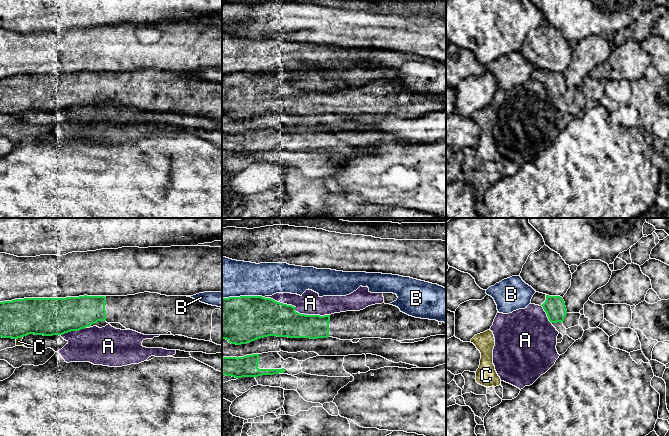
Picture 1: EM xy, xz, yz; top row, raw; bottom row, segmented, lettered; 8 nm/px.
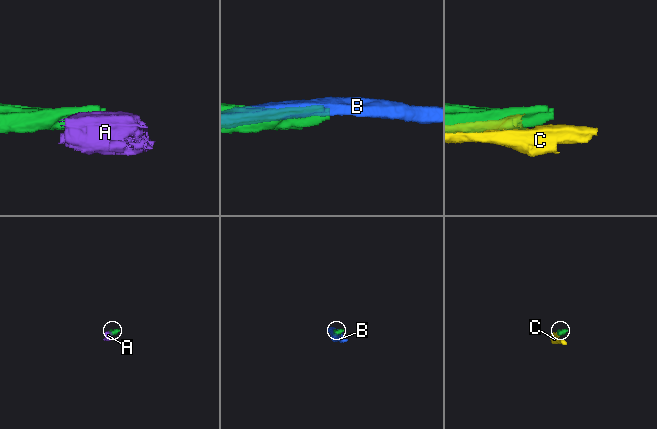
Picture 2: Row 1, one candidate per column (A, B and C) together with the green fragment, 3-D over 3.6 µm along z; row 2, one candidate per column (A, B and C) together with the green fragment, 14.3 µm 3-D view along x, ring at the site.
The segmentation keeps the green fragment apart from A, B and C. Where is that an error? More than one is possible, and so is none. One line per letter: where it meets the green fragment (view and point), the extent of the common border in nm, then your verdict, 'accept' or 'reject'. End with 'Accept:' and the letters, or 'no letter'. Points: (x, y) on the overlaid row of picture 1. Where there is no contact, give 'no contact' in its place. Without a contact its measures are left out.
A: contact xz (295, 311); length 550 nm; reject
B: contact xz (243, 296); length 340 nm; reject
C: contact xy (19, 337); length 60 nm; reject
Accept: no letter

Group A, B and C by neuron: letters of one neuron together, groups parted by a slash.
A C / B

